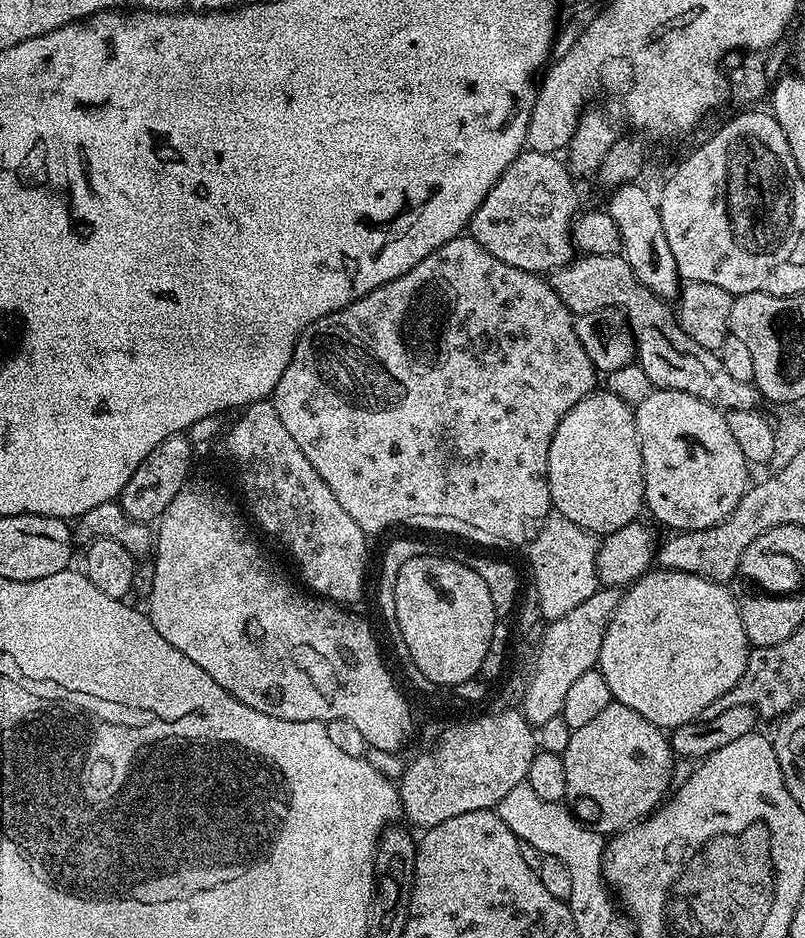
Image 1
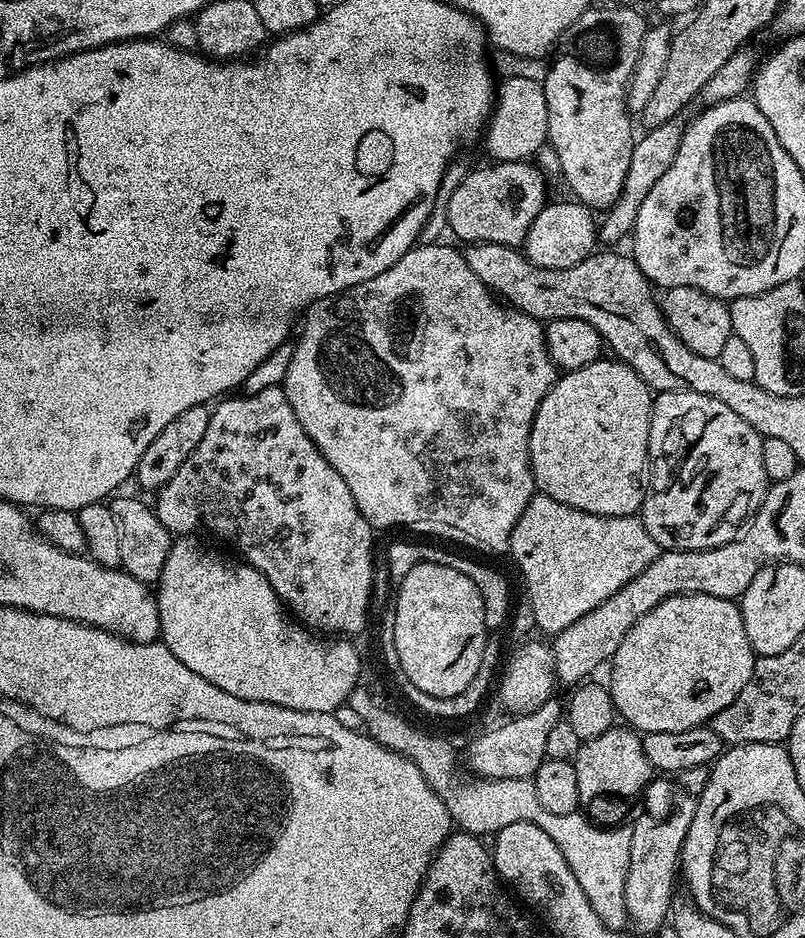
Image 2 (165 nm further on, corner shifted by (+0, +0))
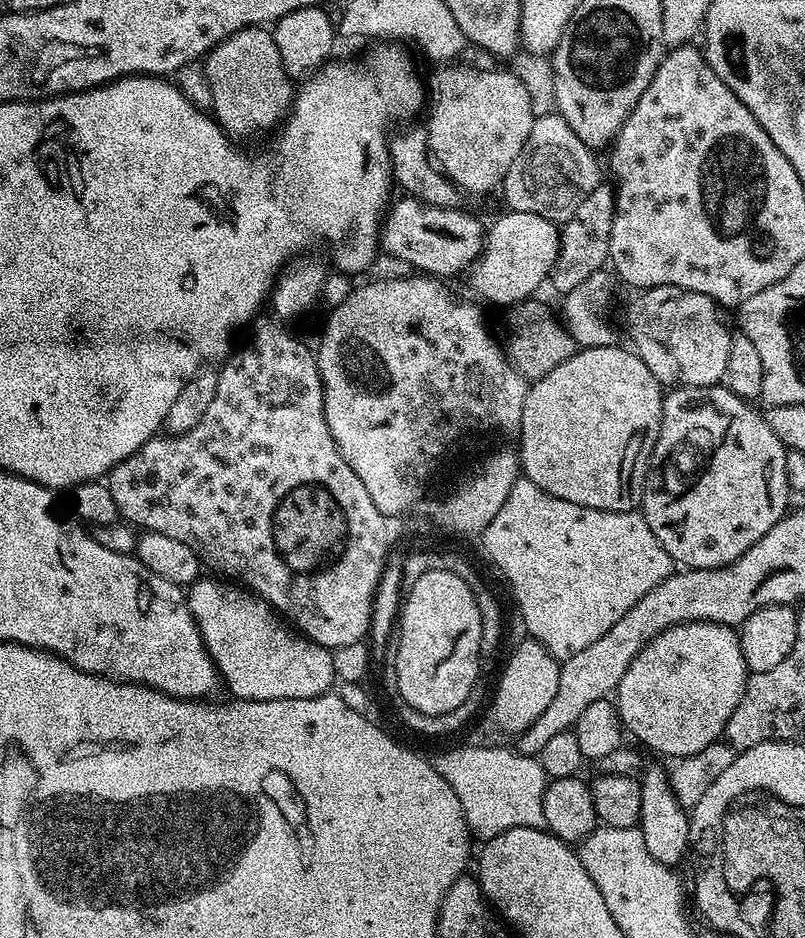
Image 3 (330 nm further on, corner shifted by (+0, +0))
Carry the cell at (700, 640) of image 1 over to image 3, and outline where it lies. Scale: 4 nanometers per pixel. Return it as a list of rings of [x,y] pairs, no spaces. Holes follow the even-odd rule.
[[[692,620],[688,624],[675,624],[666,630],[662,630],[662,634],[655,636],[636,655],[634,662],[630,662],[630,670],[626,670],[626,674],[622,674],[622,682],[616,688],[614,696],[616,709],[620,711],[620,723],[624,725],[631,735],[633,732],[646,747],[653,748],[654,751],[661,752],[664,756],[679,758],[690,754],[698,754],[698,750],[717,743],[723,737],[726,722],[730,718],[730,714],[734,714],[734,706],[738,706],[738,698],[742,698],[744,693],[744,684],[748,681],[748,673],[748,667],[744,664],[744,659],[742,658],[740,637],[735,627],[727,624],[715,624],[709,620]]]

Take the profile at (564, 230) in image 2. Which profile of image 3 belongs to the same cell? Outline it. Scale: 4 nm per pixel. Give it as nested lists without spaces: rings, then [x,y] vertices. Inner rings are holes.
[[[511,210],[505,213],[505,216],[490,224],[484,238],[484,248],[466,276],[468,288],[473,292],[471,295],[485,305],[515,306],[522,300],[535,297],[539,293],[536,291],[540,283],[551,277],[558,258],[561,229],[557,221],[547,220],[538,214]]]

